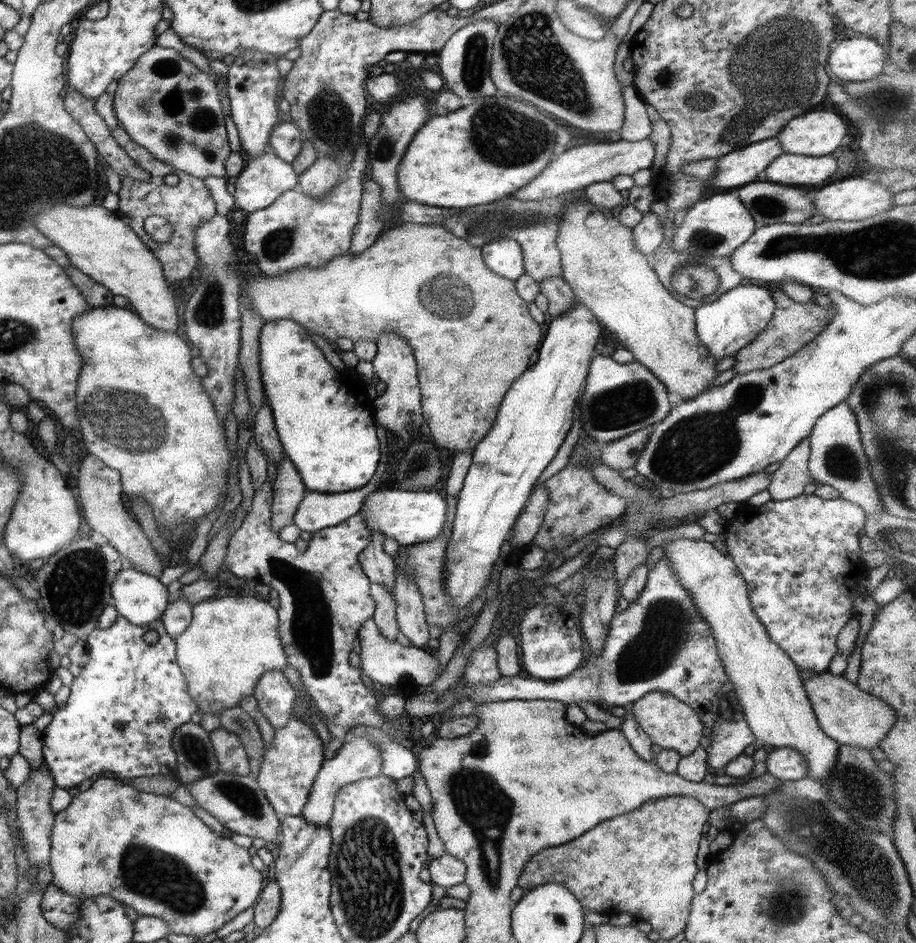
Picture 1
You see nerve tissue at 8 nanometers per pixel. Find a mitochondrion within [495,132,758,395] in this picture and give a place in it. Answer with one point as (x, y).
(694, 282)

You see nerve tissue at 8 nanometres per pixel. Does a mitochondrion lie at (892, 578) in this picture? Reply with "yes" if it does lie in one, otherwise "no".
no

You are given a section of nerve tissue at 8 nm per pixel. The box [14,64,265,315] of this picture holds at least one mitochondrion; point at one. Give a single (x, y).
(211, 120)

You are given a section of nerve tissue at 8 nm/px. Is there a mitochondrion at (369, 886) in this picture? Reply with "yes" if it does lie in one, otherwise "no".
yes

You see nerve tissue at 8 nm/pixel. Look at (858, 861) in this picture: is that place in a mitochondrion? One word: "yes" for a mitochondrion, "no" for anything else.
yes

